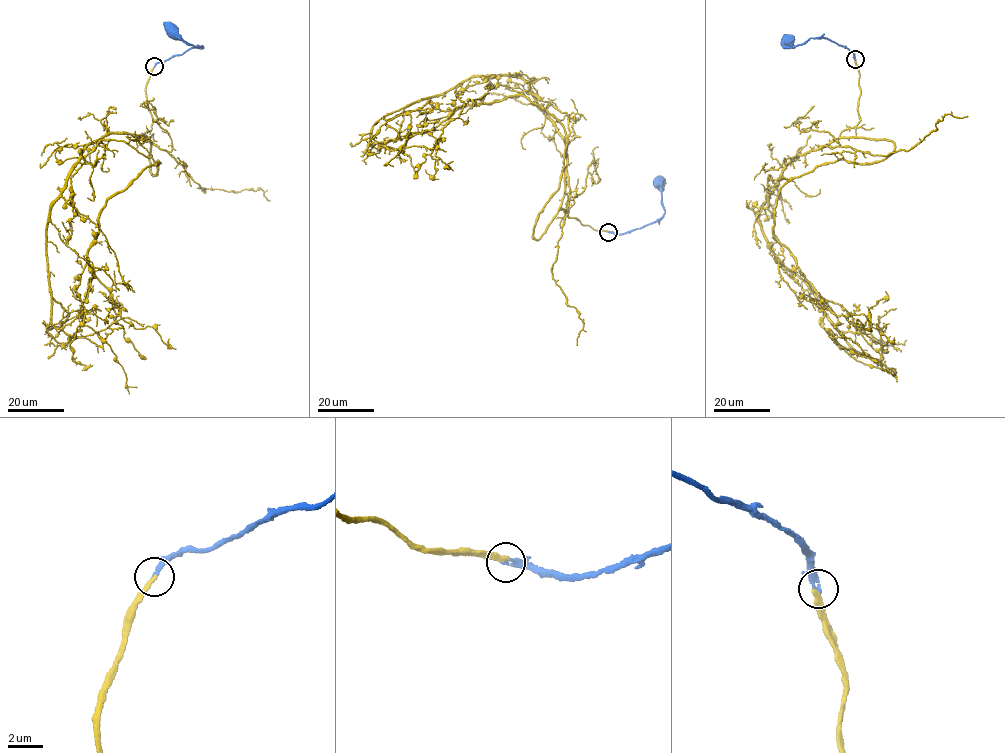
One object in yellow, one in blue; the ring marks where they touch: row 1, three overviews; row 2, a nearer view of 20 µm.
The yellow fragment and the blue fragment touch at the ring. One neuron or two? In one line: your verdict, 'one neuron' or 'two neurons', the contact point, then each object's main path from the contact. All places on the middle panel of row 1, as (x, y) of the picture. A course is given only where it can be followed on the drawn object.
one neuron; at (608, 232); yellow runs (609, 231), (560, 208), (533, 237), (566, 137), (523, 95), (446, 111), (428, 100), (409, 113), (393, 166); blue runs (609, 232), (625, 233), (661, 219), (664, 212), (661, 179), (665, 181), (662, 182)

